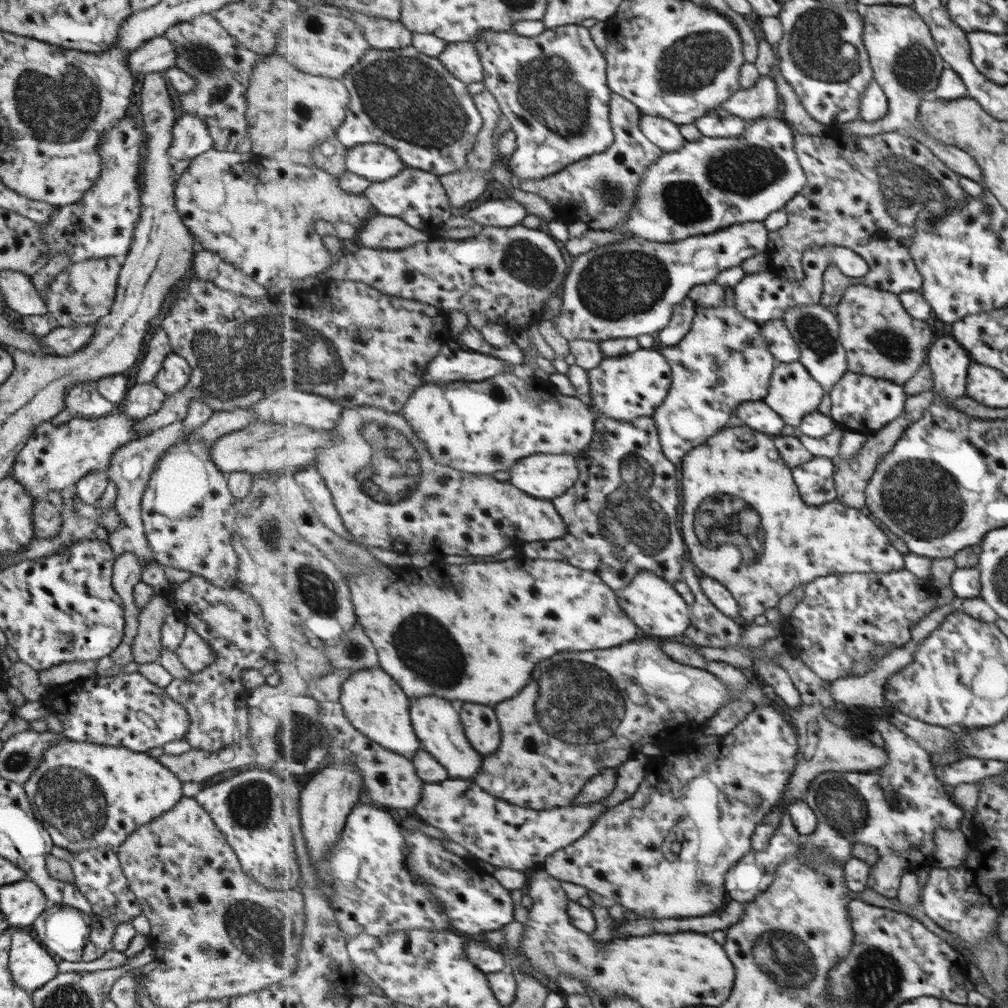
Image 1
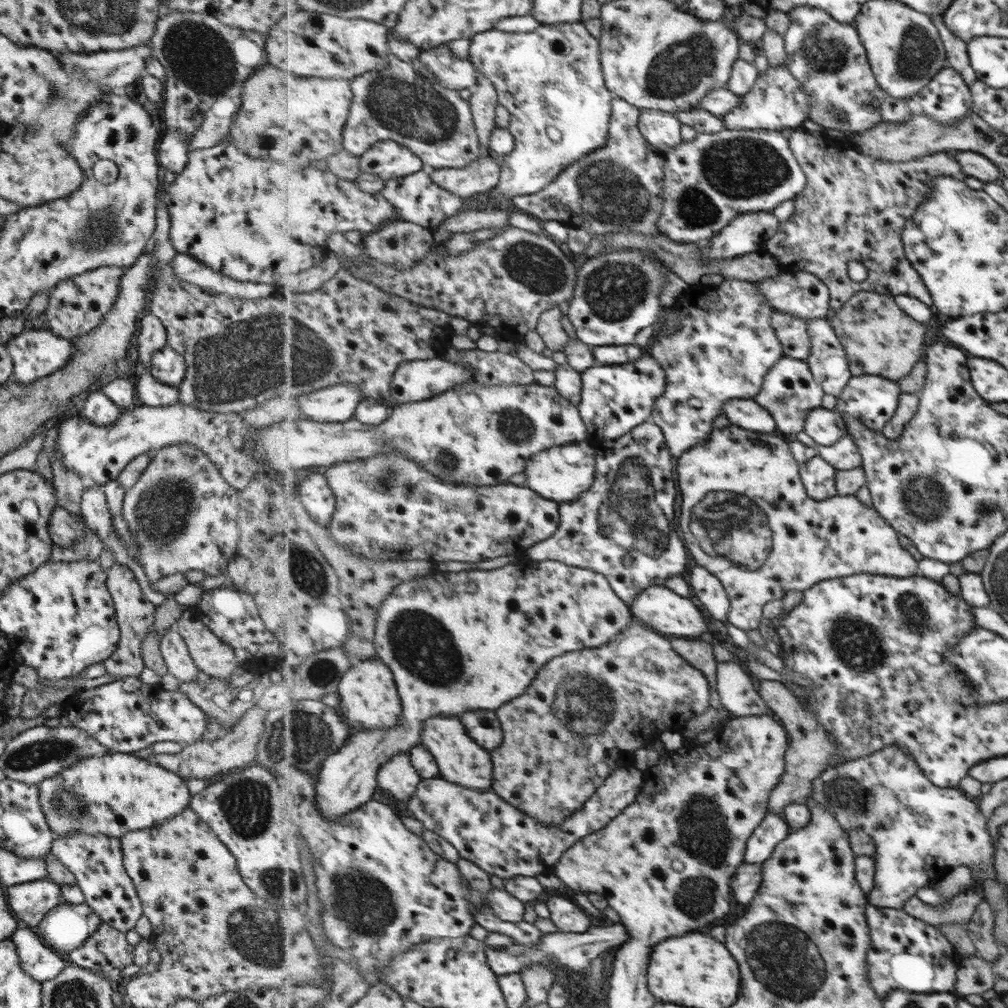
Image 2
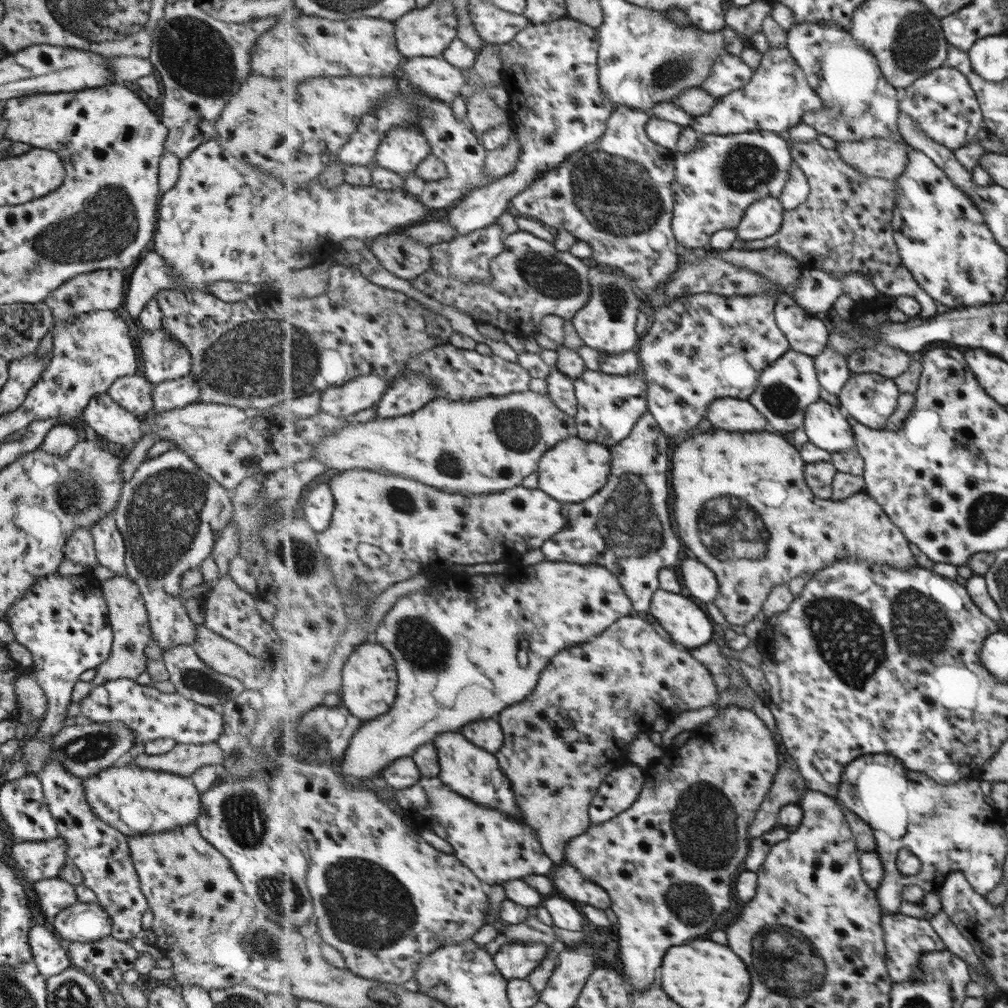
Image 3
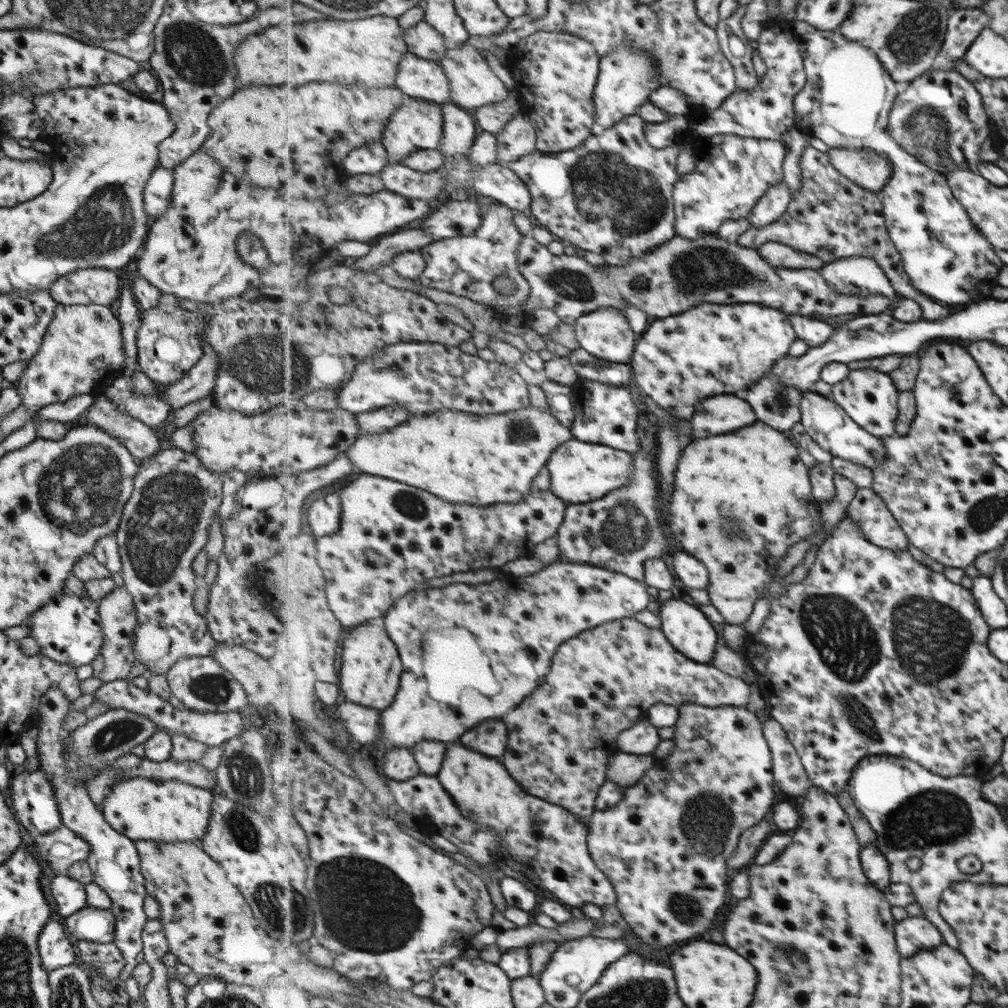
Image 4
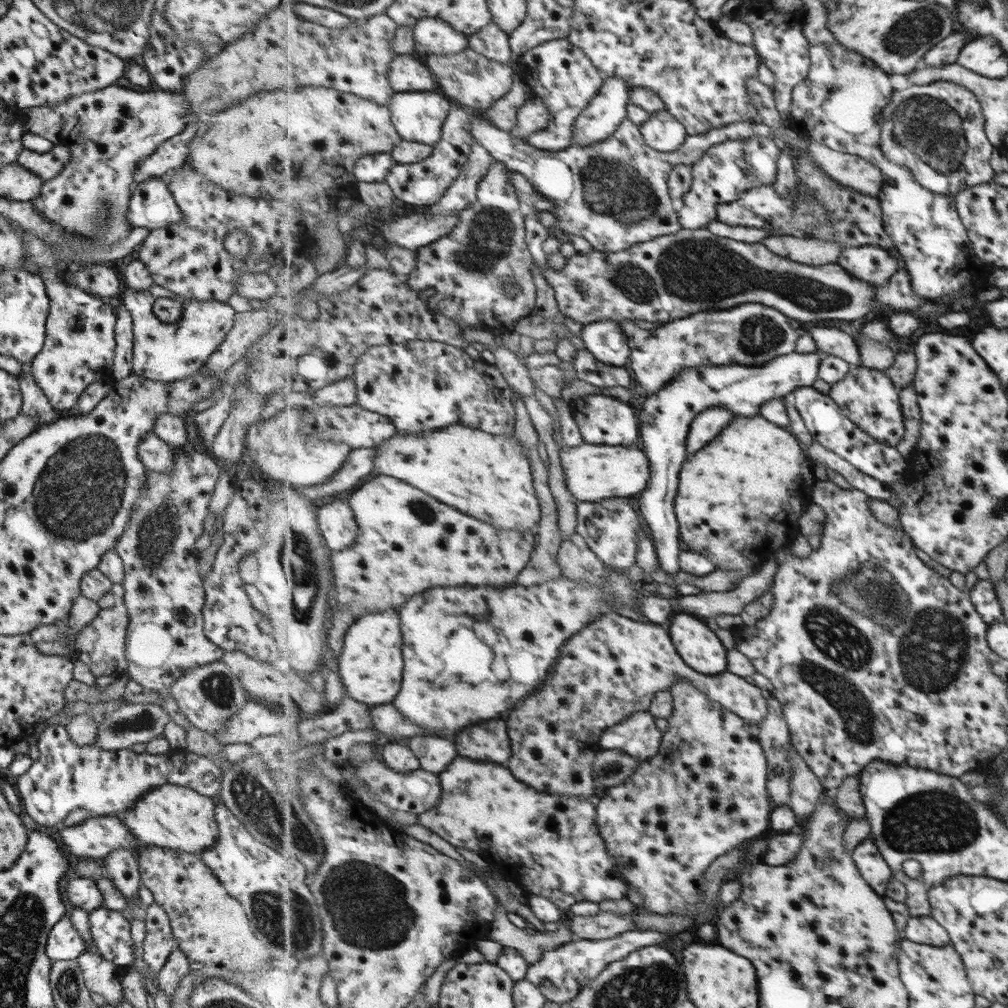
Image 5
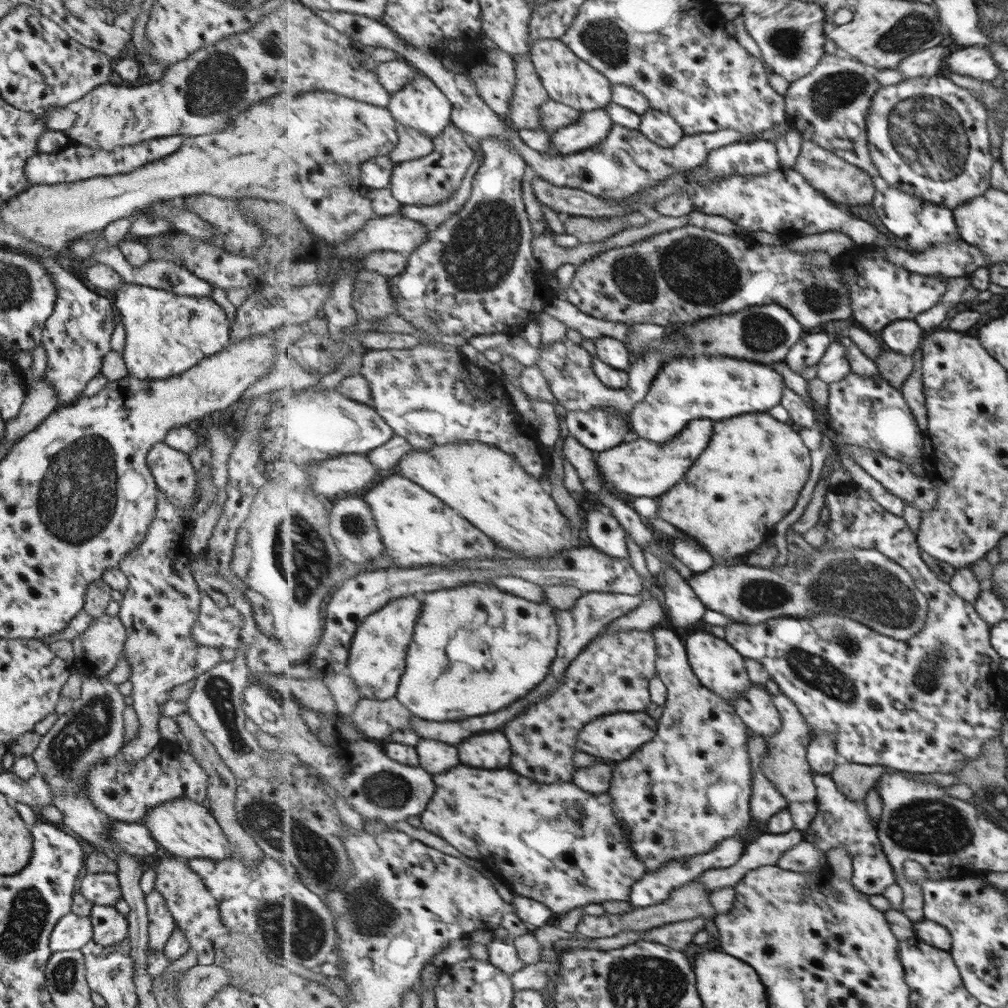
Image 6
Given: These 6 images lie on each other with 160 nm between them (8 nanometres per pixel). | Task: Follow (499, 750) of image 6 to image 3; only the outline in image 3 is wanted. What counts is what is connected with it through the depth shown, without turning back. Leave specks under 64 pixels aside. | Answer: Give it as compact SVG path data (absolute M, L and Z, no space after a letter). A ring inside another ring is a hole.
M483 718L477 722L471 722L461 730L467 734L467 738L476 745L491 751L493 754L498 753L506 741L506 735L502 729L502 723L498 718Z

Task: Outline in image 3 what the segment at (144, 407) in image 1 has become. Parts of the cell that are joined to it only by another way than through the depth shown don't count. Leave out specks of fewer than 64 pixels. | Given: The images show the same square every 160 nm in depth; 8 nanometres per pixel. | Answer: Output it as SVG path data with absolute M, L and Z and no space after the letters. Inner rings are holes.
M188 373L178 379L158 382L152 386L150 398L154 412L181 409L198 402L199 386Z

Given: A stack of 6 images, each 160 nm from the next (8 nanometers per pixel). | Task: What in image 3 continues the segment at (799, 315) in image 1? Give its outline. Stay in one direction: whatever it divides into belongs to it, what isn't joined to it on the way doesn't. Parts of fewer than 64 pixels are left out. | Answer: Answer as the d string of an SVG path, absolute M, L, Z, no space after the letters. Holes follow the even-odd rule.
M829 344L822 354L815 357L815 368L822 389L835 396L842 393L847 381L854 376L848 358L843 357L843 353L839 353L839 350L829 347Z

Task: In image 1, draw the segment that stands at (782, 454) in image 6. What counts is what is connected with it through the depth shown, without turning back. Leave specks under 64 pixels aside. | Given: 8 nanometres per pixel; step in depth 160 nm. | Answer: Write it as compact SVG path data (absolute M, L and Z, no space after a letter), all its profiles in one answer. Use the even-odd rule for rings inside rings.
M744 424L737 426L737 428L721 430L719 434L715 434L715 438L709 438L703 446L699 446L691 454L687 454L684 458L685 462L683 462L683 518L681 518L681 524L683 524L682 535L684 541L687 542L690 559L700 573L722 582L738 599L739 607L742 608L740 623L744 627L753 624L755 618L765 614L769 608L778 608L782 598L786 597L791 590L795 590L798 584L803 587L823 576L839 573L895 572L903 570L906 565L905 555L891 545L887 534L881 530L881 526L871 515L863 514L860 509L850 507L839 499L821 506L807 504L802 499L800 489L795 482L794 472L783 459L779 448L773 442L773 438L769 438L767 434L761 434L761 432Z

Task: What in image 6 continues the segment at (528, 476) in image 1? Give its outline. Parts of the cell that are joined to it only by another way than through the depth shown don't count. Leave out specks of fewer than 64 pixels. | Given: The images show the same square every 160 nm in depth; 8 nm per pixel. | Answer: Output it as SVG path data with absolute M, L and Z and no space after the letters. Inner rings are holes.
M699 419L691 421L673 441L667 441L660 446L655 441L638 437L611 450L599 452L596 456L599 476L606 482L606 491L611 488L611 491L619 494L625 492L625 496L629 494L633 496L631 499L645 496L660 497L685 479L689 468L709 446L711 436L713 436L713 422L709 419Z

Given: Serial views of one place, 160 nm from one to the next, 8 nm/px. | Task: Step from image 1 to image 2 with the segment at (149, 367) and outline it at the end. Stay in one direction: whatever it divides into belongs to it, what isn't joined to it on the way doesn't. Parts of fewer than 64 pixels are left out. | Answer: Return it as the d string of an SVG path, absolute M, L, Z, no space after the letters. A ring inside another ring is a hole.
M145 312L139 320L139 334L137 334L138 362L143 366L145 373L149 370L151 354L166 346L166 331L160 319L149 312Z

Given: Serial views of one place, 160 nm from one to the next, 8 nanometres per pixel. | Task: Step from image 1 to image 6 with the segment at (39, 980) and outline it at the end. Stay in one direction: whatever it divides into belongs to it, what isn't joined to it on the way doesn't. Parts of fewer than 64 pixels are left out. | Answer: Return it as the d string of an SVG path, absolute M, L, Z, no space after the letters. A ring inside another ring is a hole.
M69 911L59 918L48 936L48 948L51 953L81 950L92 938L92 926L89 917L80 917Z

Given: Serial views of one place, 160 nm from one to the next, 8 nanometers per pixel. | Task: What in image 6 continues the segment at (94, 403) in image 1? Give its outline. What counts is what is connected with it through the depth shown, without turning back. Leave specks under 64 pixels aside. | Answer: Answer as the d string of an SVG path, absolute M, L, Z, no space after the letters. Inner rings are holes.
M158 442L148 450L146 464L156 488L175 508L188 508L196 503L196 477L186 453Z

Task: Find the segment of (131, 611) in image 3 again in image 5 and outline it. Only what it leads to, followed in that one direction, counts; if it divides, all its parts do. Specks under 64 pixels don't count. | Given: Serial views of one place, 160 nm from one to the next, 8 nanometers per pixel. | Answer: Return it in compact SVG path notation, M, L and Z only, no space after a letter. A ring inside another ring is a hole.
M114 602L113 607L97 611L97 614L76 634L74 642L78 647L78 654L75 659L83 662L94 677L115 677L126 670L124 638L127 621L123 602Z

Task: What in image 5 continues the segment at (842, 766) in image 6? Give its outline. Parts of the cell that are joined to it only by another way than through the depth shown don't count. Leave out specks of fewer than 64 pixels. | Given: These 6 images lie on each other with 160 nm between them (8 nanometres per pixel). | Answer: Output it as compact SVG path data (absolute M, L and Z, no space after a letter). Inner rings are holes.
M853 775L847 777L842 785L834 791L838 808L845 811L851 821L867 818L866 803L863 800L860 786L860 776Z

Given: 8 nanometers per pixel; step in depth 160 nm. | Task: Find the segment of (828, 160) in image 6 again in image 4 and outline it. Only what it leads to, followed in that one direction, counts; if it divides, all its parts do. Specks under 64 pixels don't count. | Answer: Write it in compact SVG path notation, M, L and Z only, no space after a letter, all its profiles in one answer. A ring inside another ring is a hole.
M830 148L826 155L830 155L831 162L841 174L845 174L847 178L858 183L859 186L864 186L873 192L881 193L894 173L894 167L890 165L889 158L883 158L883 155L876 150Z

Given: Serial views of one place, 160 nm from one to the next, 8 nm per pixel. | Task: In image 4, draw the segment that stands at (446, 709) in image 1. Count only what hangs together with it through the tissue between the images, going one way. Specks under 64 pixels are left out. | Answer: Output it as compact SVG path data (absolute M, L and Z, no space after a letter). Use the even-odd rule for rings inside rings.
M451 746L437 778L443 782L443 786L447 786L447 792L451 794L454 801L459 802L459 809L463 811L467 819L499 832L499 837L507 846L506 858L521 861L537 872L546 895L574 907L582 907L587 902L600 907L606 904L616 905L618 894L611 880L607 878L603 870L599 870L598 863L591 856L590 847L587 844L587 837L590 834L589 823L555 803L529 794L513 778L500 758L467 750L465 746Z

